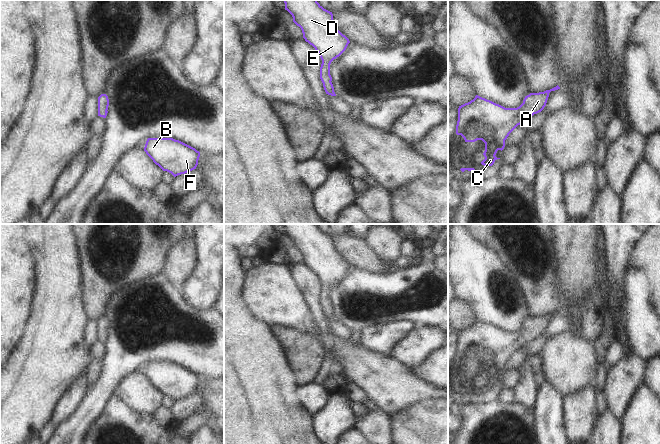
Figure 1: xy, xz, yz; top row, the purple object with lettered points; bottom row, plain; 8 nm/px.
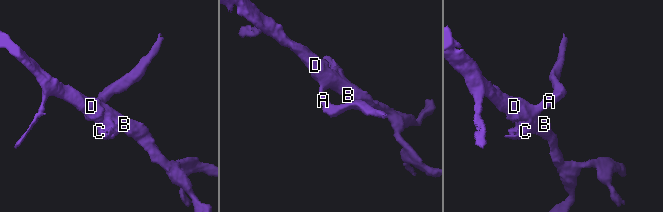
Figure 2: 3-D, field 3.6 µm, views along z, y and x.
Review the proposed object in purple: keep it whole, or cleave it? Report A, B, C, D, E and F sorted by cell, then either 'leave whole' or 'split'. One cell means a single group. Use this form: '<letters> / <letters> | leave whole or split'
A B C D E F | leave whole

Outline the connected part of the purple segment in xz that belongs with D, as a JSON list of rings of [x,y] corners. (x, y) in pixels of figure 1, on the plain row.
[[[283,224],[285,234],[299,250],[306,266],[318,276],[322,288],[320,303],[326,318],[336,320],[330,299],[331,286],[339,281],[350,267],[333,246],[332,236],[324,233],[317,224]]]

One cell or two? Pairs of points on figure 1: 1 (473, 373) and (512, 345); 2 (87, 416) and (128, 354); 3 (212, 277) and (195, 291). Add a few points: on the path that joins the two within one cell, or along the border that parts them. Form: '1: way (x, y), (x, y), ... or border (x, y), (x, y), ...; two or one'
1: way (483, 363), (502, 345); one
2: way (94, 401), (114, 369); one
3: way (208, 280), (199, 289); one

